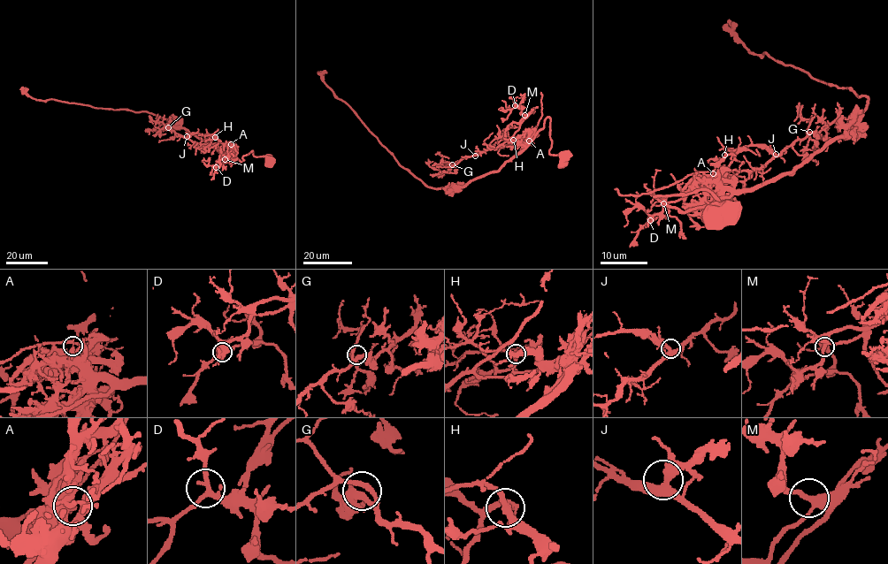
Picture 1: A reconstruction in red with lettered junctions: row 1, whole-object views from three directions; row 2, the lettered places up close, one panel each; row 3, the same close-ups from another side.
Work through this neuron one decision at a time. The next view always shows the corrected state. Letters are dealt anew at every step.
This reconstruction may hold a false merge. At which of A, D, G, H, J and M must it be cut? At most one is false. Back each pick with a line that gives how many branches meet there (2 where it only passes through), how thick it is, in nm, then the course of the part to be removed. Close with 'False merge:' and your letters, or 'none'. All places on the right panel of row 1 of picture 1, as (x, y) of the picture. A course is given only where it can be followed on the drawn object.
A: branches 3; calibre 280 nm; course (712, 172), (759, 169), (796, 140), (812, 133), (819, 133), (829, 125), (827, 133), (817, 139), (814, 146)
False merge: A

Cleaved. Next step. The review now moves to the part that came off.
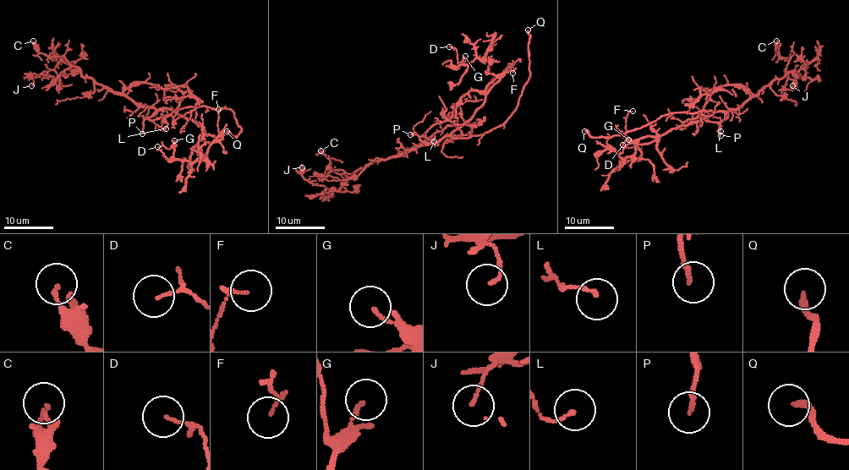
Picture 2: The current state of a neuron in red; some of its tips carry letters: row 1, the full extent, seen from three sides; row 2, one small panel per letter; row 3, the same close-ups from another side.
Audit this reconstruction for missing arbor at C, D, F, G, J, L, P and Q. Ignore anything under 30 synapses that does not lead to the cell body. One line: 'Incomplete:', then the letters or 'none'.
Incomplete: Q

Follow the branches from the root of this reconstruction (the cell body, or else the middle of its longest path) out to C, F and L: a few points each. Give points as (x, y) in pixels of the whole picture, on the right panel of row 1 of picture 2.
C: (721, 112), (735, 109), (786, 74), (791, 57), (780, 57), (777, 51), (776, 40)
F: (721, 112), (674, 127), (665, 133), (633, 140), (627, 135), (625, 128), (627, 116), (632, 111)
L: (721, 112), (726, 116), (719, 123), (720, 131)

